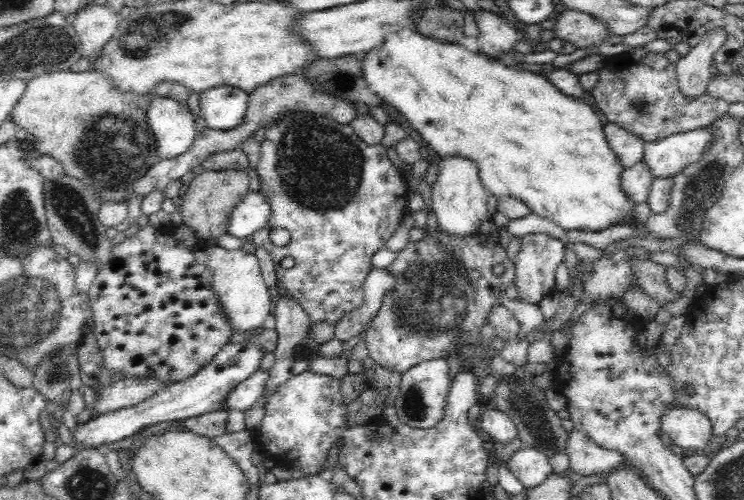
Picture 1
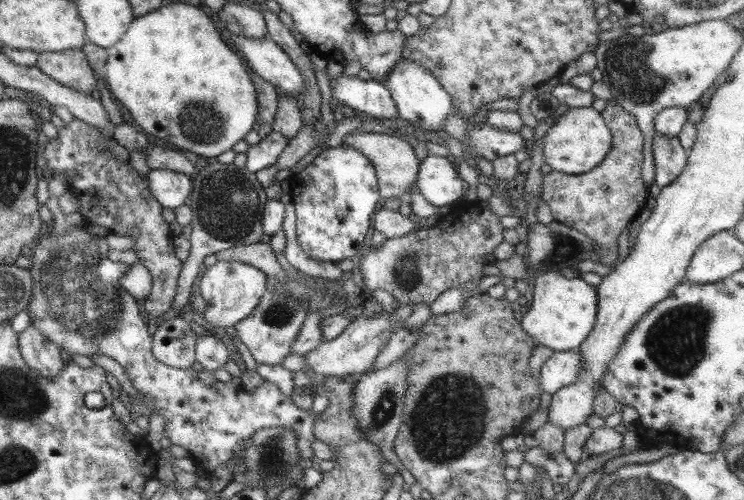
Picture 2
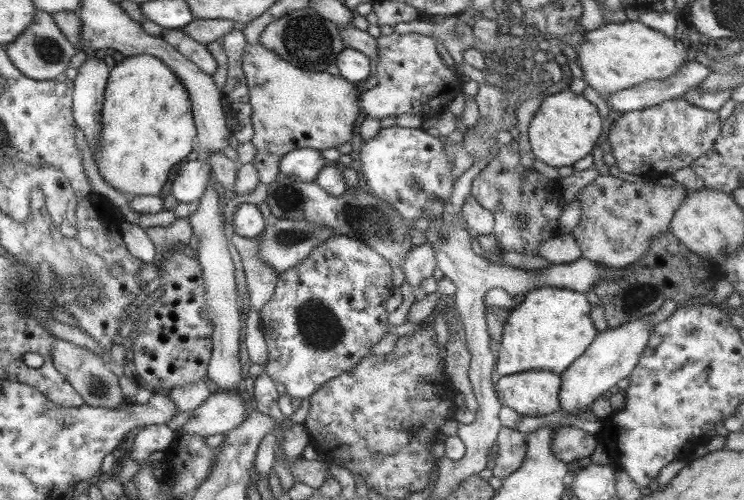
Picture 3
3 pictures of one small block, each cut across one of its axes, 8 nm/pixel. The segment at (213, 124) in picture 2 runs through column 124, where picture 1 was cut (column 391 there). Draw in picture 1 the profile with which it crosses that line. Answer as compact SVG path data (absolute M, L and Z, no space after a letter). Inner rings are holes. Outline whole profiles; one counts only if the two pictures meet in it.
M401 29L384 35L384 40L380 44L376 44L376 47L362 55L360 69L362 69L362 77L369 85L369 90L378 96L383 104L392 106L406 122L409 122L408 128L418 132L422 140L426 142L427 147L434 150L440 158L460 157L476 163L480 182L495 197L514 197L520 199L520 201L528 205L530 212L536 213L542 218L550 219L550 221L566 231L599 232L616 224L624 224L632 216L634 205L628 201L628 197L620 189L620 172L624 168L620 168L618 157L612 153L608 143L606 143L603 125L600 117L596 115L596 110L587 102L583 102L582 99L562 94L545 76L540 76L532 71L519 71L500 63L496 58L488 57L482 52L470 51L460 43L428 38L416 30L410 31L408 29Z

